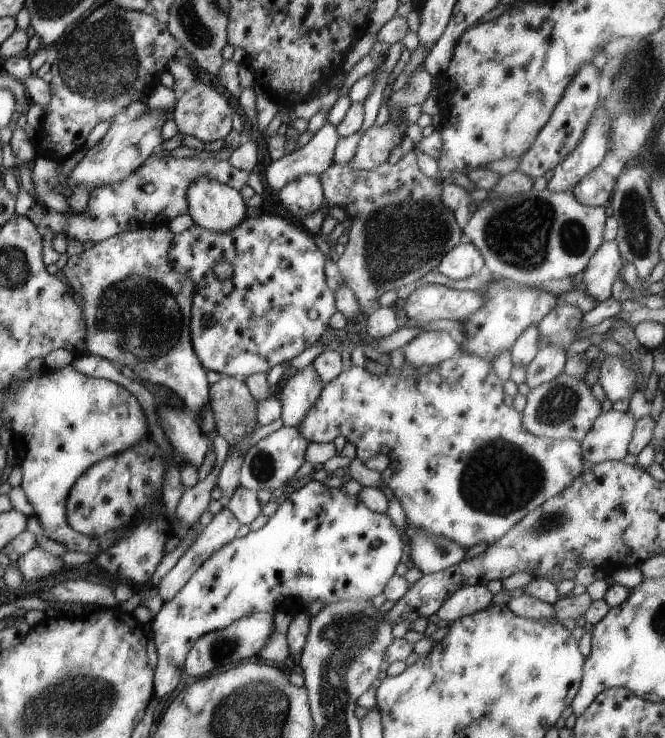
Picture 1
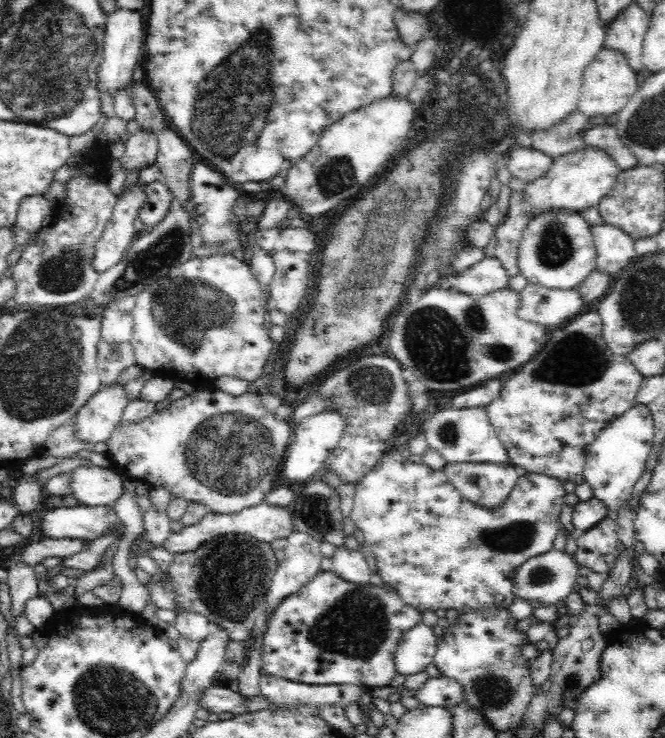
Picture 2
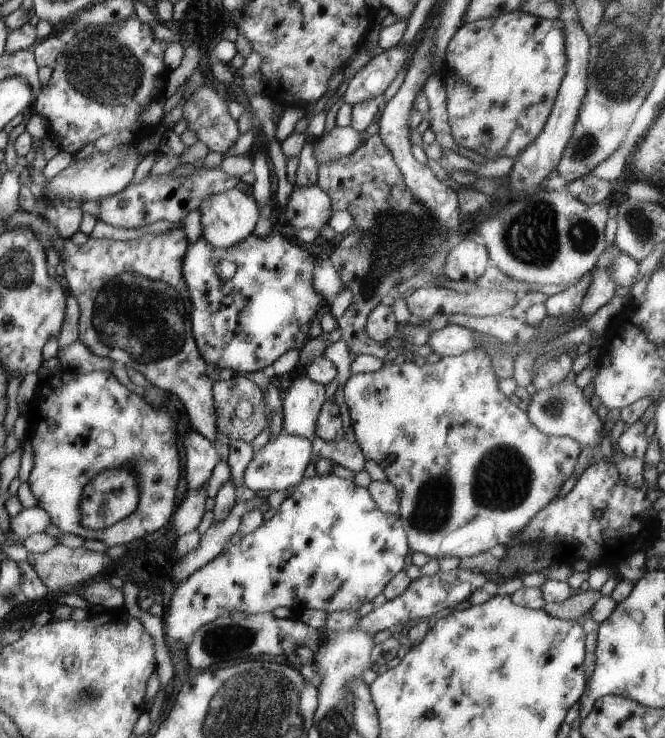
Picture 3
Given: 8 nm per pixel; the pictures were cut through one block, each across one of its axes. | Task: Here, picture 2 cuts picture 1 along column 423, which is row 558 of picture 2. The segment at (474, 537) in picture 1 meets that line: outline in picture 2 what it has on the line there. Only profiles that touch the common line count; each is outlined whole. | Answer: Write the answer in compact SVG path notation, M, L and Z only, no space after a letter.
M389 448L376 463L376 466L373 466L372 470L364 478L361 478L355 483L355 497L350 516L356 526L362 530L364 545L370 547L372 554L374 554L376 574L380 576L380 580L384 584L395 590L400 600L406 606L411 606L421 613L435 612L442 608L442 610L456 610L462 615L468 614L468 612L476 612L476 610L486 612L486 610L494 610L494 608L499 608L499 610L508 609L516 598L513 591L516 572L530 558L540 556L554 546L554 540L556 540L556 536L558 536L558 532L560 532L560 528L563 526L559 519L560 509L570 500L564 489L564 484L557 478L550 478L545 474L521 472L503 501L496 503L493 507L484 507L462 497L461 493L446 478L443 469L432 470L432 468L428 468L424 463L412 463L406 459L402 459L401 453L396 453L395 449Z

